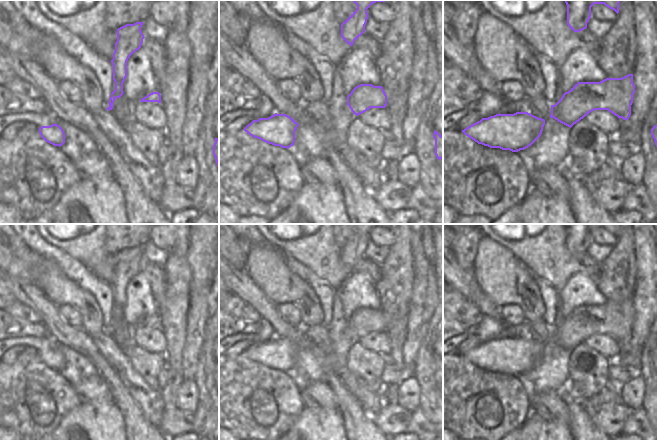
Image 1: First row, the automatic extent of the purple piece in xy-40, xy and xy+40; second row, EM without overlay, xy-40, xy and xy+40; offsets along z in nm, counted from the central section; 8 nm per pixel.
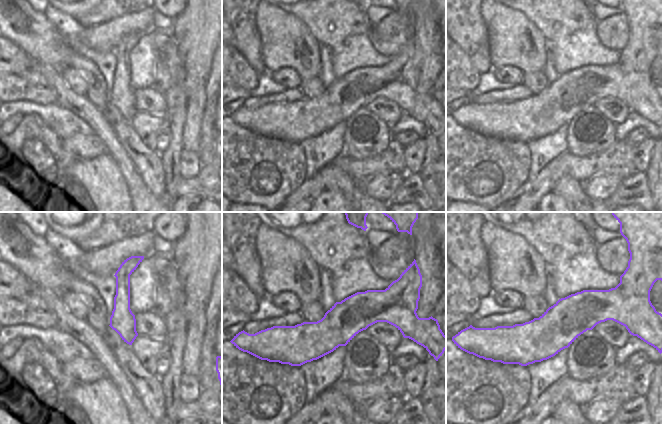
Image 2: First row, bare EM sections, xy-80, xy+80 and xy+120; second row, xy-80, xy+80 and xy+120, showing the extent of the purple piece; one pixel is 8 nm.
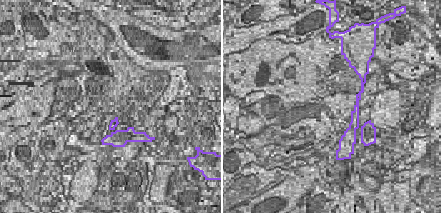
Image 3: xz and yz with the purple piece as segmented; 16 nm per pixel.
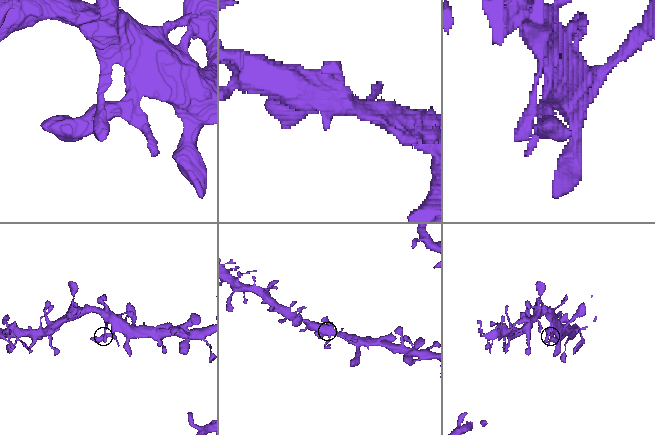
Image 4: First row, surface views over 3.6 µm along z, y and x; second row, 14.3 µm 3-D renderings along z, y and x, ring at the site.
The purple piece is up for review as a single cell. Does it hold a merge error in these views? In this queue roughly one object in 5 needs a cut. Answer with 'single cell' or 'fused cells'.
single cell

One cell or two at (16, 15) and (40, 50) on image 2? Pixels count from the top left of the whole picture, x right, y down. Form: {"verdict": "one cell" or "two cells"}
{"verdict": "one cell"}

